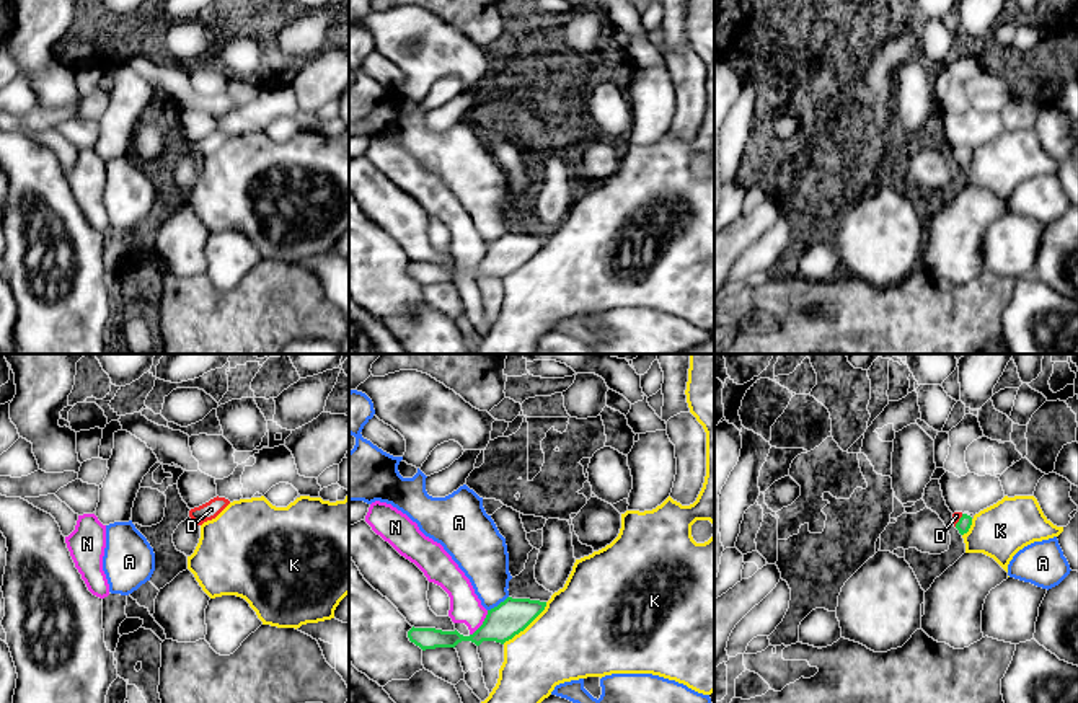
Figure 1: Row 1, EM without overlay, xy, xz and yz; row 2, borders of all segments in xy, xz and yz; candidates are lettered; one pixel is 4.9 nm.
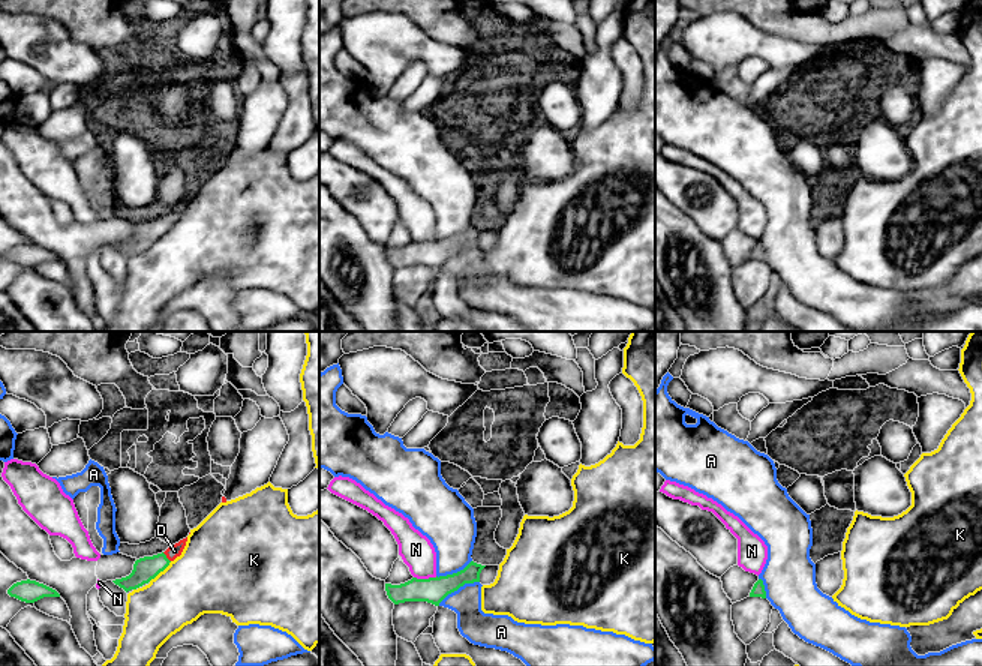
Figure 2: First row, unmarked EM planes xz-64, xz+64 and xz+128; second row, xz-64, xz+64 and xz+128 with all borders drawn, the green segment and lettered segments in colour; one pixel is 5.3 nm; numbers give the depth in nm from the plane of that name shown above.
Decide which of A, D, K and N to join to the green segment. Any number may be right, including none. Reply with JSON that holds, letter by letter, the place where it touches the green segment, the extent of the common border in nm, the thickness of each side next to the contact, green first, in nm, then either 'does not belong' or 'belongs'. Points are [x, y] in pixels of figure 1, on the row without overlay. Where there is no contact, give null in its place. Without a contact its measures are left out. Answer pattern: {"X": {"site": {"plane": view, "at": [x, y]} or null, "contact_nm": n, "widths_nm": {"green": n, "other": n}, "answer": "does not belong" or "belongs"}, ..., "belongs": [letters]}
{"A": {"site": {"plane": "xz", "at": [499, 238]}, "contact_nm": 130, "widths_nm": {"green": 170, "other": 240}, "answer": "does not belong"}, "D": {"site": {"plane": "yz", "at": [959, 155]}, "contact_nm": 80, "widths_nm": {"green": 70, "other": 50}, "answer": "belongs"}, "K": {"site": {"plane": "xz", "at": [525, 261]}, "contact_nm": 300, "widths_nm": {"green": 170, "other": 400}, "answer": "does not belong"}, "N": {"site": {"plane": "xz", "at": [483, 258]}, "contact_nm": 160, "widths_nm": {"green": 170, "other": 160}, "answer": "does not belong"}, "belongs": ["D"]}

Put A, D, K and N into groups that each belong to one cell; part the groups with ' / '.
A / D / K / N

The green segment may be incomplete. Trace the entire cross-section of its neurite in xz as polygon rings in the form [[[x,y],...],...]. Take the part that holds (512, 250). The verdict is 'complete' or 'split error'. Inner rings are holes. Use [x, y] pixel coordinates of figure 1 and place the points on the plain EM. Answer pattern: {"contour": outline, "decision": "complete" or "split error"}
{"contour": [[[507,232],[497,241],[488,245],[483,259],[470,271],[435,263],[411,263],[408,272],[422,285],[435,282],[455,282],[462,276],[479,281],[483,276],[504,279],[524,266],[546,241],[546,237]]], "decision": "complete"}

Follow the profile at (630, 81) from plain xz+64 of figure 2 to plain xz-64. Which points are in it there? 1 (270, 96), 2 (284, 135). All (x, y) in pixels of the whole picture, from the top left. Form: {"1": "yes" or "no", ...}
{"1": "no", "2": "yes"}

